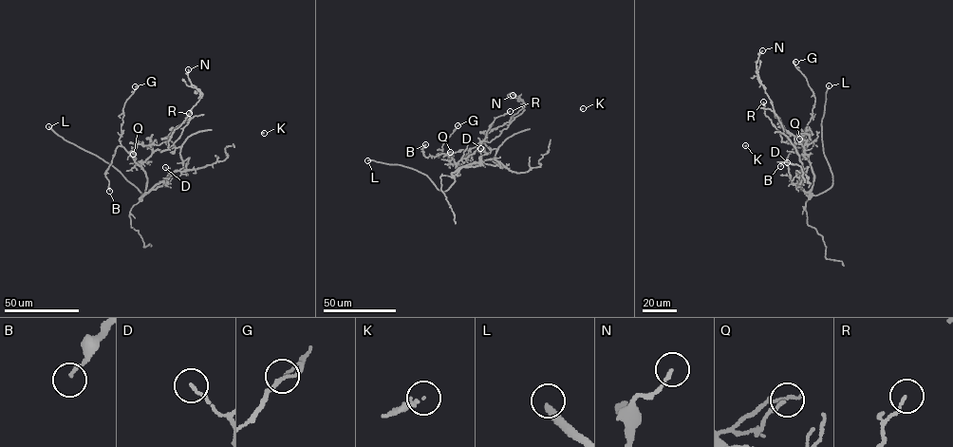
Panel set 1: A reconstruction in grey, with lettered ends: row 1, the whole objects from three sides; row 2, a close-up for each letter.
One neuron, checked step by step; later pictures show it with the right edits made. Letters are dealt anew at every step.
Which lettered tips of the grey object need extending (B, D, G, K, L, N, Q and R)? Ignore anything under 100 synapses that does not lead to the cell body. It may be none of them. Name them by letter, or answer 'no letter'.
K

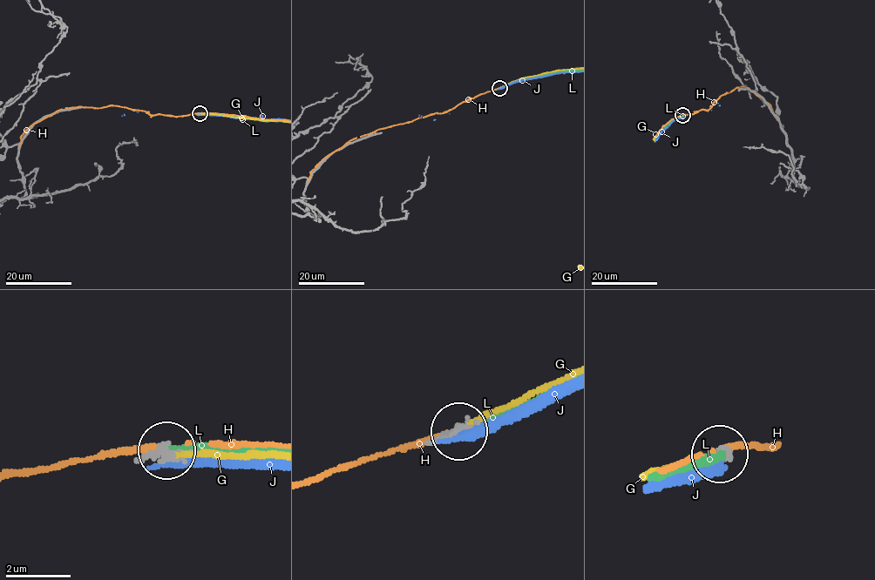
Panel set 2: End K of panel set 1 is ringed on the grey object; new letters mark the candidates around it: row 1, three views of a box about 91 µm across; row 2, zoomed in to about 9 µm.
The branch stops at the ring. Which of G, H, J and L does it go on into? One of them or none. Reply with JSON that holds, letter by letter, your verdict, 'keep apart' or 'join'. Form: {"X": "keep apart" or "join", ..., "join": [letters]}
{"G": "keep apart", "H": "keep apart", "J": "keep apart", "L": "join", "join": ["L"]}

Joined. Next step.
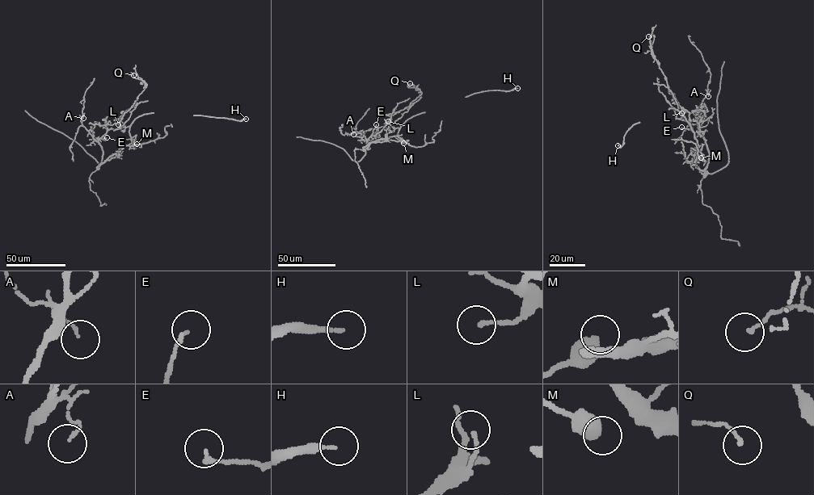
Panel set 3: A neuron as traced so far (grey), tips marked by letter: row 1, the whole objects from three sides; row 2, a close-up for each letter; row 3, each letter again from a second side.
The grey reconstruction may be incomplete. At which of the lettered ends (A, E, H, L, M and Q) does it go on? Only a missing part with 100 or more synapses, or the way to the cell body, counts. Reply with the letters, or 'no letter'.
H

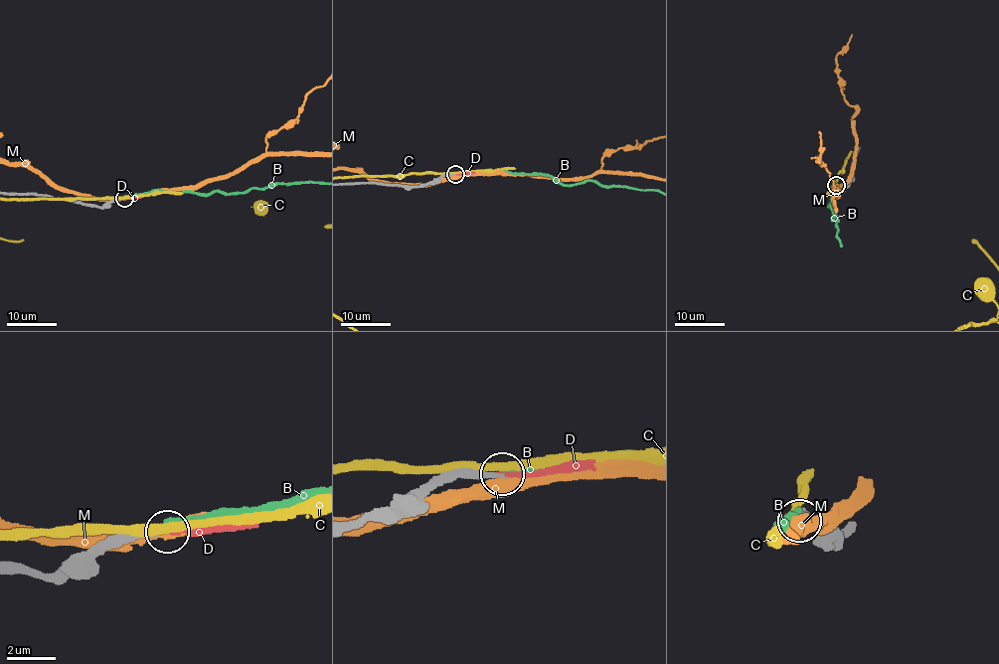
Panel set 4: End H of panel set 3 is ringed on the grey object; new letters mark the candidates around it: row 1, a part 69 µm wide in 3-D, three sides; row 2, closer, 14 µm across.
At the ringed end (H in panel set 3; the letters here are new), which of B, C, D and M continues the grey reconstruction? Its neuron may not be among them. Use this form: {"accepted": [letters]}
{"accepted": ["D"]}

